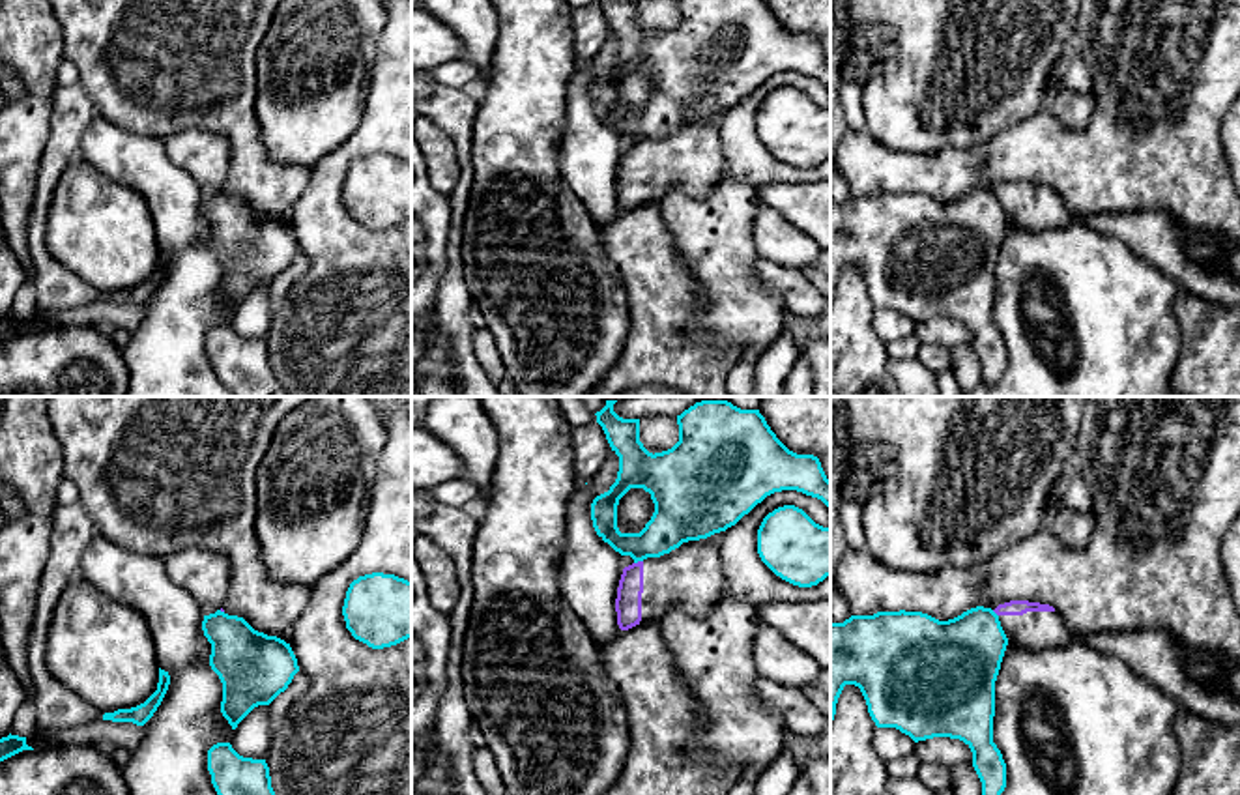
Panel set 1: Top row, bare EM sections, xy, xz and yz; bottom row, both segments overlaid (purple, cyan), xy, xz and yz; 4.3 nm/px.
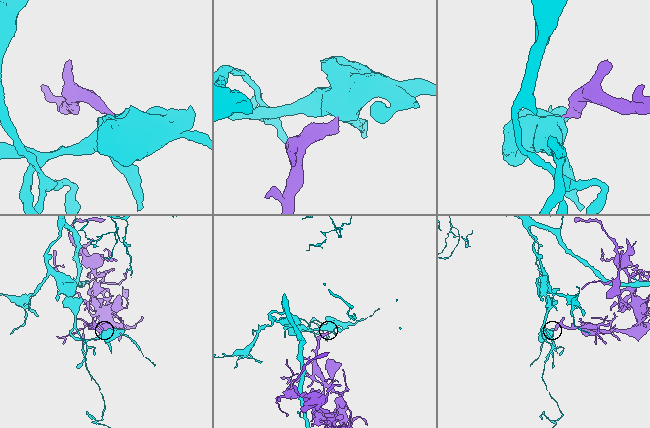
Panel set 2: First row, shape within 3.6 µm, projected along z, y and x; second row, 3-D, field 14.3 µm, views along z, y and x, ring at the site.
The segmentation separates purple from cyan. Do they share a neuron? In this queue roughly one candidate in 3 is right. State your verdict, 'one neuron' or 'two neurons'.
two neurons

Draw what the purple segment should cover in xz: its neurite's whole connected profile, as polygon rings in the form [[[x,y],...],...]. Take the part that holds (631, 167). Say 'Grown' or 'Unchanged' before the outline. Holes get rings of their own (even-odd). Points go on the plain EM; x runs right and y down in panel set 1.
Grown. [[[722,116],[688,122],[670,135],[625,148],[615,180],[619,210],[660,202],[673,185],[694,198],[714,189],[726,172]]]

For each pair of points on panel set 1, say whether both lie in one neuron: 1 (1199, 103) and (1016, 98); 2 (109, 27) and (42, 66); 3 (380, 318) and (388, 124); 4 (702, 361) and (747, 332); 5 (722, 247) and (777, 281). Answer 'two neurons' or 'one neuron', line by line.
1: two neurons
2: two neurons
3: one neuron
4: two neurons
5: two neurons

